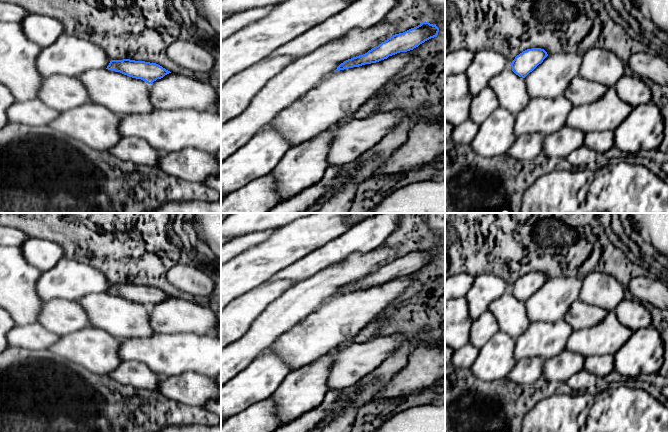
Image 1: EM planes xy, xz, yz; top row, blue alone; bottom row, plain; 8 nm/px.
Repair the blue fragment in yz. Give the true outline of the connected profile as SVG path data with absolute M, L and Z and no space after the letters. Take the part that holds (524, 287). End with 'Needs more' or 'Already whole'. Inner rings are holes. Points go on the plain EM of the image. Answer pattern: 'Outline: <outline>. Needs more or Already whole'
Outline: M541 272L527 273L517 279L510 288L512 295L519 301L525 302L548 280L547 276Z. Already whole

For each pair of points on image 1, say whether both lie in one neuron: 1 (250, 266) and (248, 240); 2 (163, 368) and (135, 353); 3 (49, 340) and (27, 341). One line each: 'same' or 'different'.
1: different
2: same
3: same

